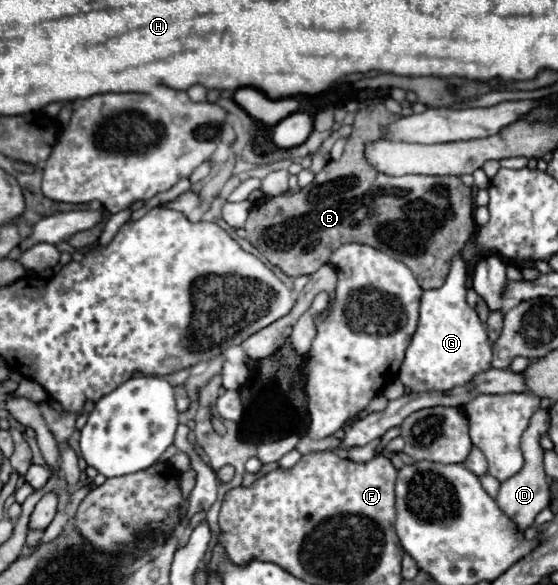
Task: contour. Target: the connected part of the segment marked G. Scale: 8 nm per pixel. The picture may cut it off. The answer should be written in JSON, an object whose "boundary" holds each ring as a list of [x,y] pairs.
{"boundary":[[[458,254],[452,262],[446,282],[440,288],[424,290],[422,294],[420,322],[412,344],[406,350],[398,378],[412,392],[450,390],[454,386],[470,382],[478,372],[488,370],[490,360],[492,348],[488,344],[486,328],[480,322],[476,310],[466,302],[466,268],[462,256]]]}

